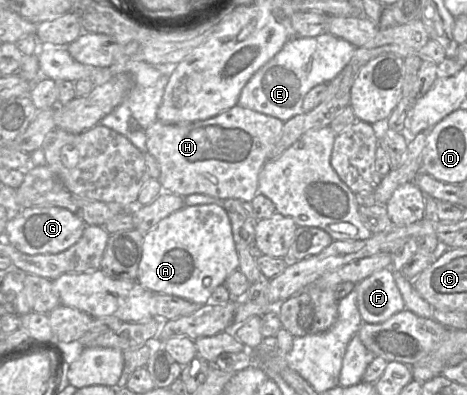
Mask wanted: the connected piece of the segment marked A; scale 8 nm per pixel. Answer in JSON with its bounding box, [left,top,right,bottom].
[137,204,239,306]

